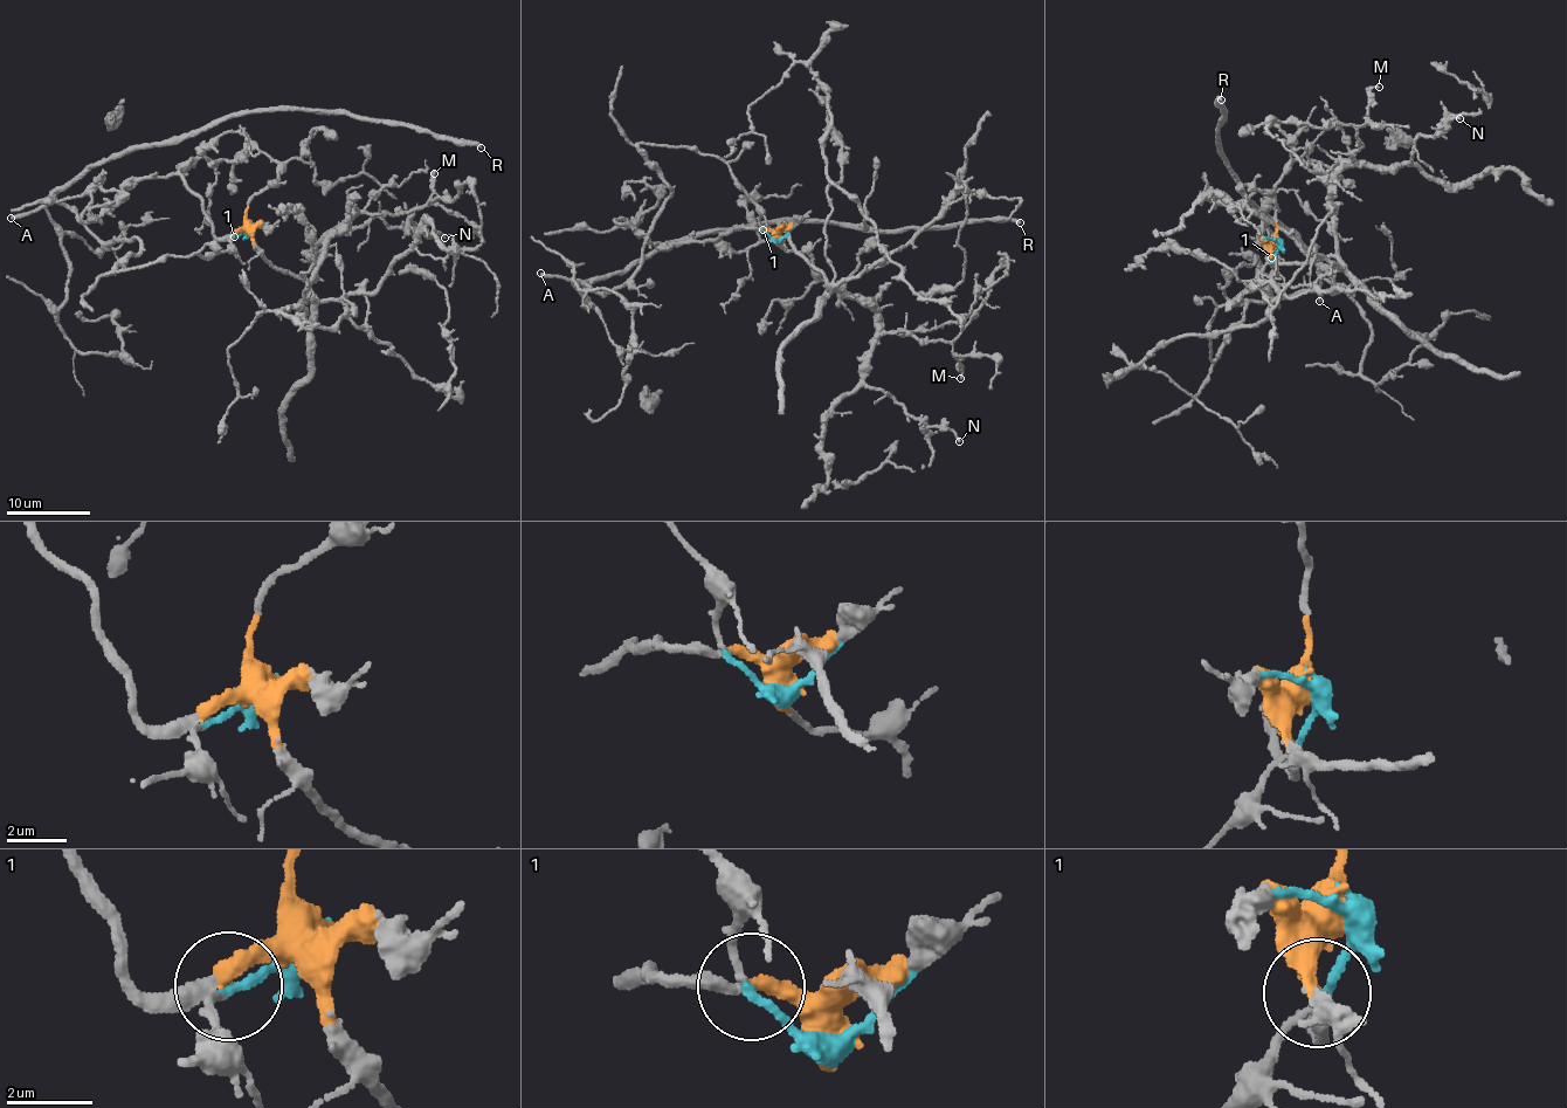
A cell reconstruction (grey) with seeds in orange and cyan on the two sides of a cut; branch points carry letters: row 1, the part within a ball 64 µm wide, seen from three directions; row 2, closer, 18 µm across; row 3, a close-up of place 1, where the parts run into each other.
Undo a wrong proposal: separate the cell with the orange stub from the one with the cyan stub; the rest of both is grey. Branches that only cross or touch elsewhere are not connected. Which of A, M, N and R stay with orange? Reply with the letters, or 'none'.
M, N

